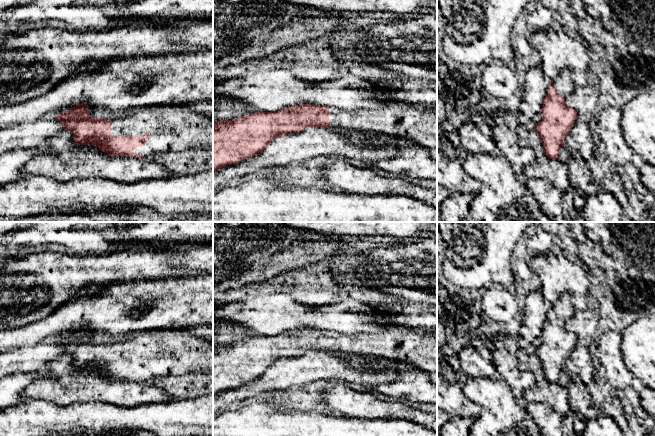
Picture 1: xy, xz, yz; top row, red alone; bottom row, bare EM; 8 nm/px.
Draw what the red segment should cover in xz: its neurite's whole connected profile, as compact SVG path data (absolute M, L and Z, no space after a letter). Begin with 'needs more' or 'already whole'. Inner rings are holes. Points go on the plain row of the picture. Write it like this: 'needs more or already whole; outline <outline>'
needs more; outline M299 328L276 336L255 336L236 343L213 346L213 395L255 380L263 375L273 363L302 356L308 351L329 352L342 357L359 355L374 359L399 360L412 366L415 371L428 374L431 381L437 384L437 336L435 335L409 329L345 334Z

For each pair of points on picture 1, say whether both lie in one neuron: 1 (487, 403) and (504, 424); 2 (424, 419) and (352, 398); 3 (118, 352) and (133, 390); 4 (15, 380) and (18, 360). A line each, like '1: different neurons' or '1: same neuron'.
1: same neuron
2: same neuron
3: different neurons
4: different neurons

